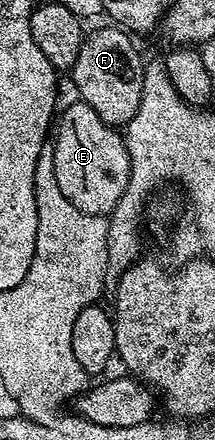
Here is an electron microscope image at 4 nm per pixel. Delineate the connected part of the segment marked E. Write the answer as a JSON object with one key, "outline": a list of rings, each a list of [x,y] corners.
{"outline":[[[74,101],[64,110],[62,107],[53,130],[53,168],[57,172],[57,184],[81,212],[110,216],[129,184],[131,165],[127,143],[124,135],[116,127],[105,124],[89,104]]]}

